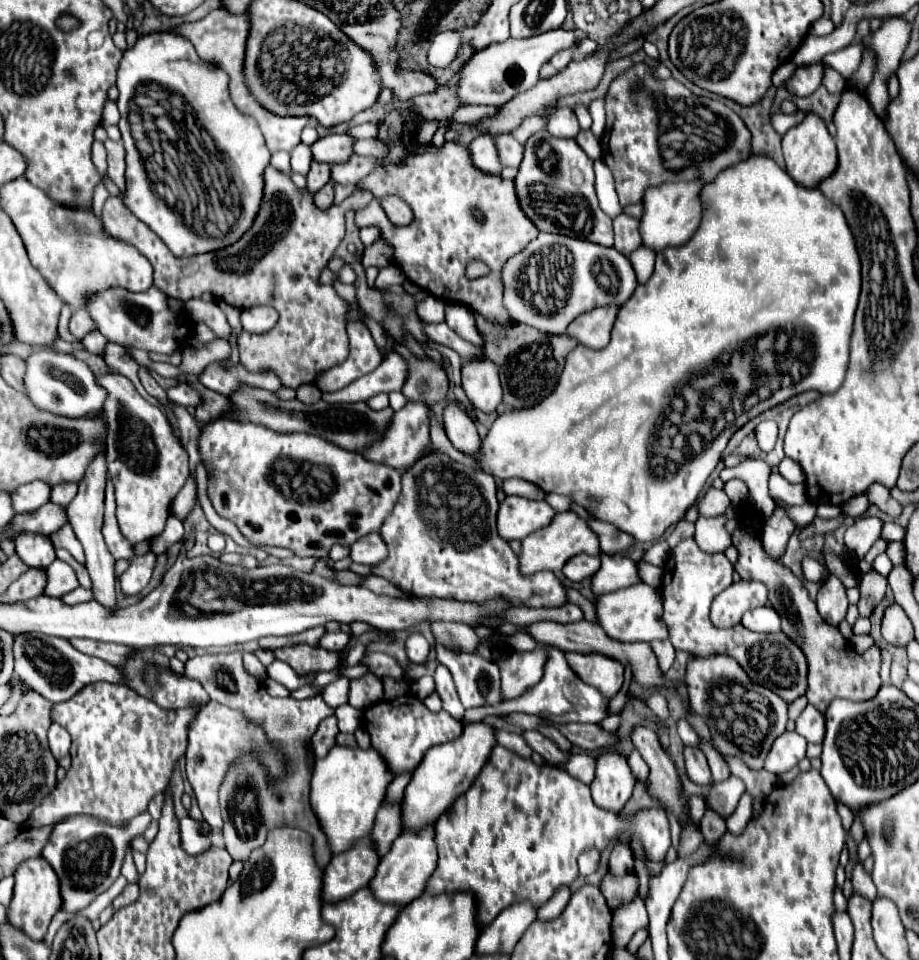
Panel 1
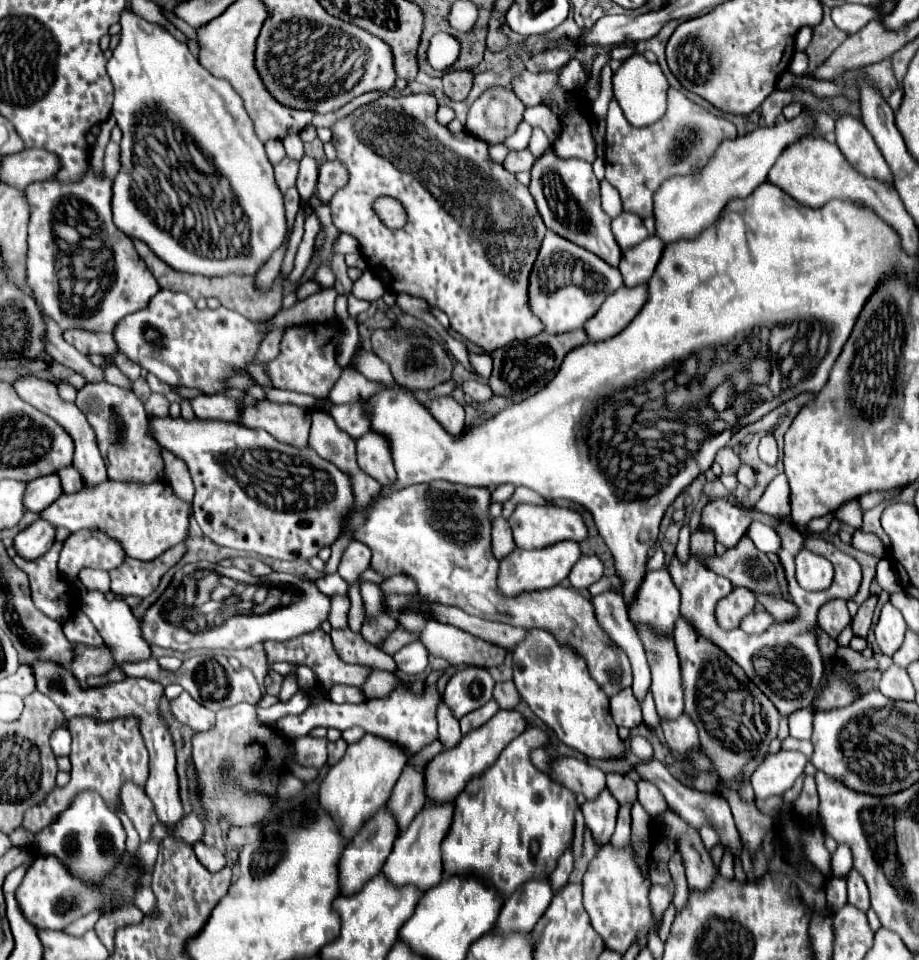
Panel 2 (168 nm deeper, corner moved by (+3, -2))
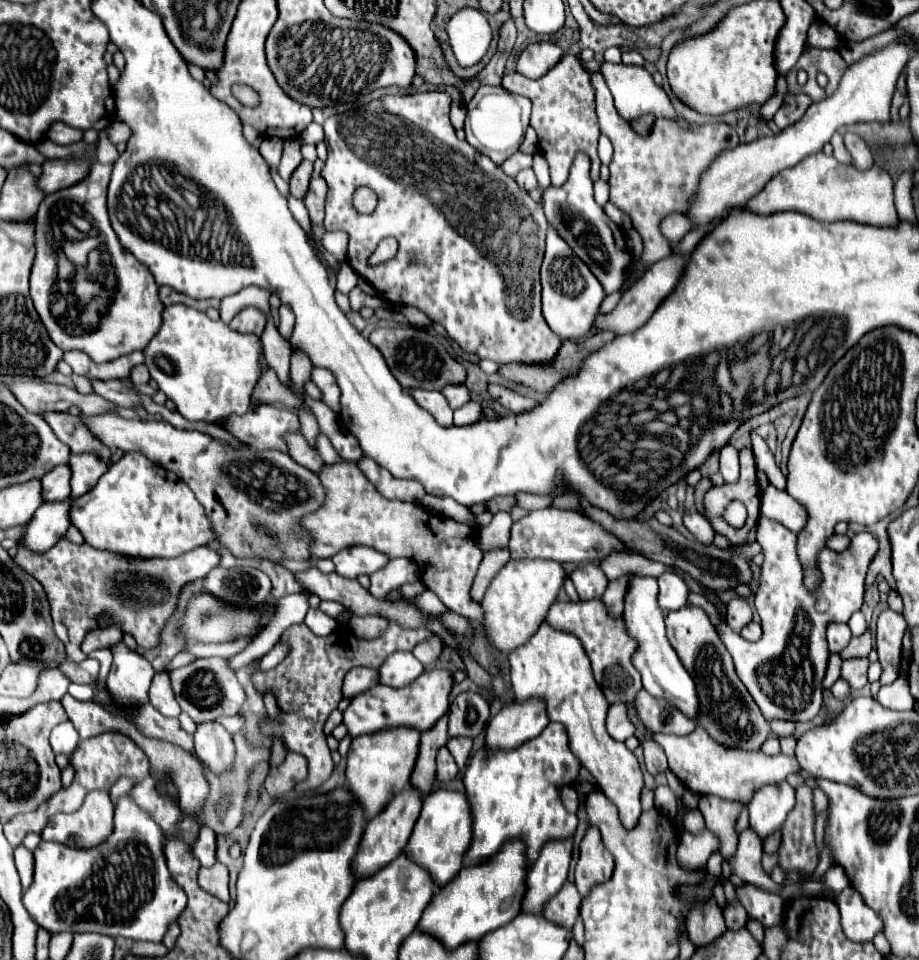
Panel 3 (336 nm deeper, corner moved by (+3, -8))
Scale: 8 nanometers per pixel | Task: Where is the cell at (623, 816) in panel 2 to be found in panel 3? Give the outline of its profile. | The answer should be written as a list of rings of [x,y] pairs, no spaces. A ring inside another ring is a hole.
[[[543,622],[533,638],[529,638],[517,650],[511,650],[509,670],[515,698],[523,702],[529,698],[541,698],[545,702],[549,720],[565,726],[571,752],[593,774],[603,794],[617,806],[623,826],[633,828],[641,814],[639,794],[643,788],[643,774],[635,754],[623,742],[617,742],[611,738],[611,734],[607,734],[607,700],[593,680],[591,664],[581,642],[573,634],[555,630]]]

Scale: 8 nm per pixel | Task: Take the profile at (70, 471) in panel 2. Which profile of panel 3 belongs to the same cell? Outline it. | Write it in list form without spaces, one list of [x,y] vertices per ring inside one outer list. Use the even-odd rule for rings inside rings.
[[[95,454],[71,456],[69,466],[71,466],[71,496],[73,498],[79,498],[87,490],[91,490],[95,486],[95,482],[99,480],[99,476],[105,474],[109,468]]]

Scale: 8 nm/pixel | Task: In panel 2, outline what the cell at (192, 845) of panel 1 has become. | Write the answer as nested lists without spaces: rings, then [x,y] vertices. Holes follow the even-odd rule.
[[[199,842],[195,844],[195,854],[197,854],[197,860],[209,870],[209,872],[219,872],[221,868],[225,868],[227,860],[225,860],[225,854],[219,852],[217,848],[209,848],[207,844]]]

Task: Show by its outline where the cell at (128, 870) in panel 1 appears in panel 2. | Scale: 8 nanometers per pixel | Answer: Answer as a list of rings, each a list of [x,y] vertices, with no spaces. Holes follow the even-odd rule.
[[[141,884],[135,896],[135,906],[143,912],[143,914],[151,914],[151,908],[155,908],[155,896],[151,892],[151,888],[147,884]]]

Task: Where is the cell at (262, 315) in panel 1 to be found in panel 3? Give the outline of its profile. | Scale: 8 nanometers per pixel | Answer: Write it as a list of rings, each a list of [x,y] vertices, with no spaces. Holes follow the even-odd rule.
[[[343,262],[341,264],[341,270],[337,274],[337,290],[339,292],[349,292],[357,282],[359,282],[359,276],[355,274],[355,270],[351,270],[347,266],[347,262]]]

